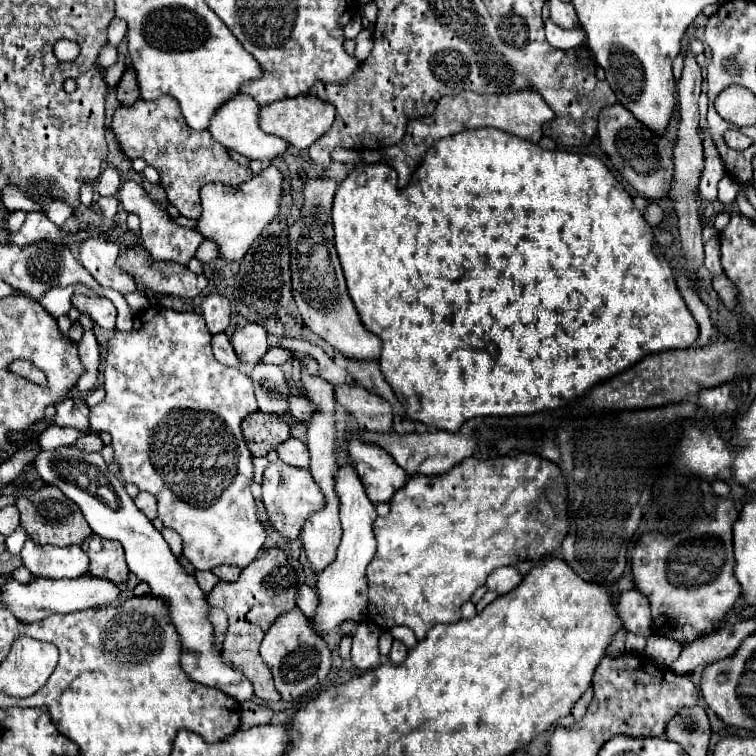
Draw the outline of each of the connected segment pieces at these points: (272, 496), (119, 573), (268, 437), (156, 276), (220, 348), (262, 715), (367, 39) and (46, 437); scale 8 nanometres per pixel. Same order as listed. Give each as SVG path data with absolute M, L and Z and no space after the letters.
M280 459L274 463L268 463L268 467L264 469L264 477L262 477L262 503L266 507L268 513L268 521L270 525L288 539L298 539L304 521L314 515L316 511L320 511L326 505L324 493L318 487L318 483L314 481L314 477L310 475L308 469L298 469L292 465L282 463Z
M90 535L84 539L82 543L86 555L90 557L90 567L88 567L88 575L92 577L100 577L100 579L108 579L112 583L126 583L128 581L128 567L124 561L124 549L120 547L120 543L98 537L98 535Z
M256 411L244 419L242 435L250 453L254 457L264 457L268 451L276 449L280 443L284 443L284 439L290 437L290 427L278 415Z
M130 245L124 253L120 253L118 267L134 279L134 283L138 285L138 291L142 291L142 293L152 291L152 293L160 293L160 295L166 293L166 295L174 295L174 297L182 297L182 299L194 299L208 285L208 279L204 275L196 275L186 265L180 265L180 263L154 261L150 257L150 253L138 245Z
M218 333L218 335L212 335L212 351L214 351L214 357L228 365L228 367L238 367L240 361L236 359L236 353L234 353L234 347L230 345L230 339L224 335L224 333Z
M244 701L238 707L240 707L240 729L266 725L272 719L272 709L268 709L266 705L258 705L254 701Z
M362 29L356 37L356 51L354 51L354 57L358 61L364 61L372 51L372 31L370 29Z
M50 425L40 437L38 443L42 449L56 449L56 447L64 445L74 445L75 442L83 435L72 427L59 427Z

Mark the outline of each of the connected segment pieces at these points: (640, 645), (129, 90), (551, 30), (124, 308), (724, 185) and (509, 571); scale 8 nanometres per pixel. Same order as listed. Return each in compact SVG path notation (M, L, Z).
M626 633L626 649L632 653L642 653L644 651L644 639L634 633Z
M126 69L126 73L122 75L122 79L120 79L120 83L118 83L116 93L118 93L116 99L118 99L118 103L120 103L122 107L130 107L130 105L134 105L134 103L138 101L140 91L138 91L136 75L132 75L132 69Z
M546 19L546 39L548 39L554 47L566 51L566 49L572 49L572 47L582 45L582 41L586 39L586 35L584 35L582 29L566 31L566 29L562 29L562 27L556 27L556 23L554 23L552 19Z
M98 285L98 295L104 295L106 299L110 299L116 305L116 309L118 309L118 325L116 325L116 329L126 331L126 333L132 331L132 311L130 311L126 299L118 291L112 291L112 289L100 287L100 285Z
M725 175L718 183L718 199L722 203L730 203L736 199L740 184Z
M500 567L500 569L492 571L486 585L488 585L490 591L496 591L498 595L504 595L504 593L512 591L514 587L518 587L520 581L522 581L522 573L516 567Z

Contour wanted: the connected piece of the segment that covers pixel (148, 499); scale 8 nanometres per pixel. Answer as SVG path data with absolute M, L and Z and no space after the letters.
M140 493L140 495L134 499L134 503L136 503L136 507L138 507L150 521L156 519L156 499L154 499L154 495L150 495L150 493Z

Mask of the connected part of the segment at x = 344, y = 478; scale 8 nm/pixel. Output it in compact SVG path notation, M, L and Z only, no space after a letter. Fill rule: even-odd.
M338 465L336 471L336 495L340 499L340 523L342 523L342 543L338 547L338 557L316 577L318 607L310 619L310 625L316 633L326 635L336 629L342 621L362 621L364 607L368 603L368 585L366 585L366 567L376 553L376 539L372 535L372 523L378 517L376 507L366 497L362 481L354 465Z

